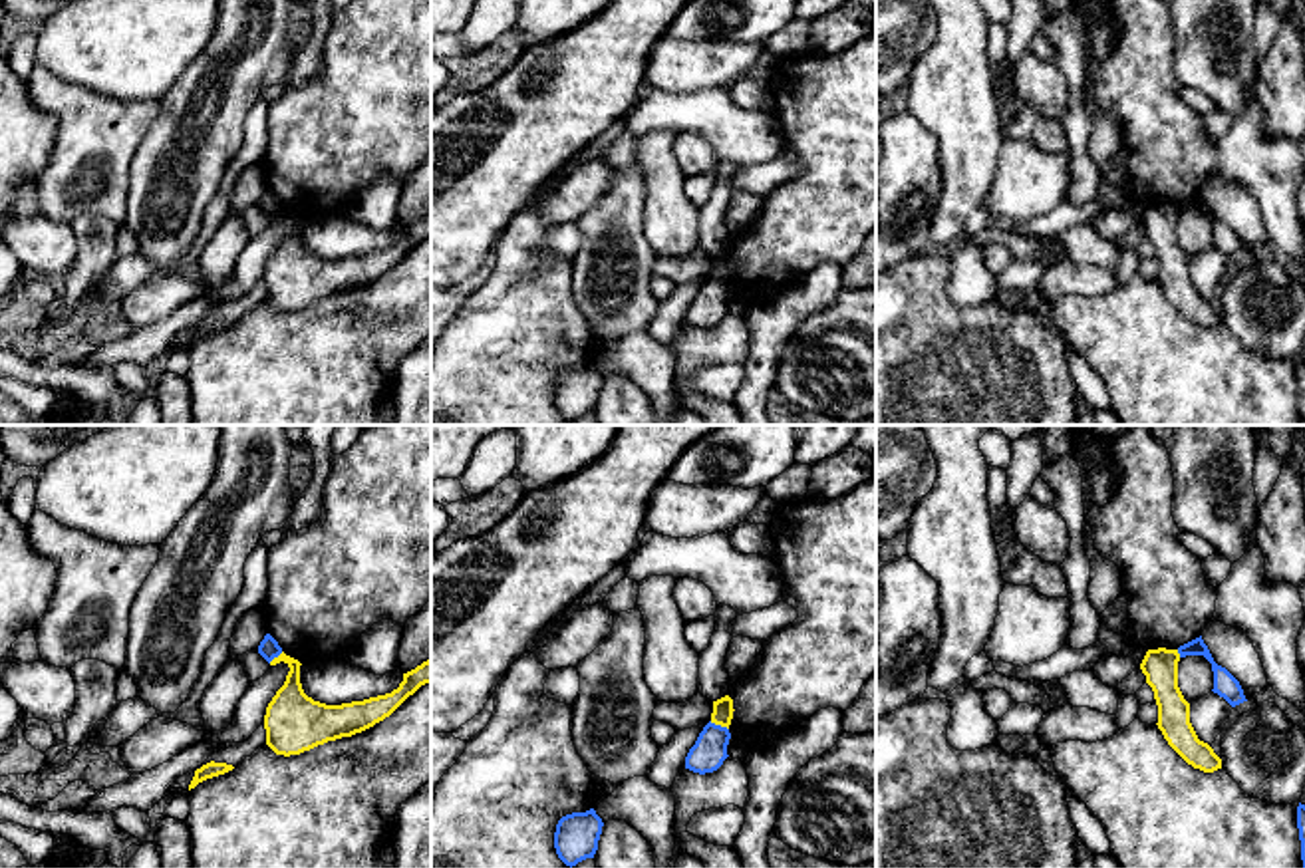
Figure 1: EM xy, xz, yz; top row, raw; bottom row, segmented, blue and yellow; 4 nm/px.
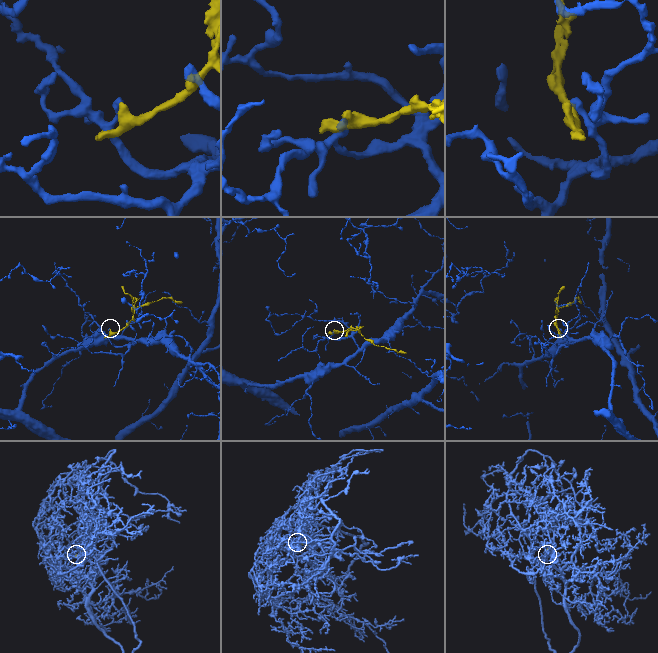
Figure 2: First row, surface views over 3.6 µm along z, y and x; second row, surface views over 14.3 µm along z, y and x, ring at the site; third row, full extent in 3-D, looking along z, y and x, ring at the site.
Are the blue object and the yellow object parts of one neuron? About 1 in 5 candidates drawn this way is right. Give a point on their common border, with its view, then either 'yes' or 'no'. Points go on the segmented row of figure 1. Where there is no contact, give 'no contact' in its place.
xz (720, 725) | no

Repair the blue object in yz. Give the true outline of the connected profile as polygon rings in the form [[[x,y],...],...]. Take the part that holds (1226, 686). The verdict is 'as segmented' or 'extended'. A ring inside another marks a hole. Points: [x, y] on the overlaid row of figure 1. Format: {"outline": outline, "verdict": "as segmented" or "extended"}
{"outline": [[[1202,636],[1178,648],[1180,657],[1204,655],[1212,663],[1214,671],[1214,693],[1224,697],[1232,707],[1247,701],[1239,681],[1222,665],[1218,665],[1204,644]]], "verdict": "as segmented"}

